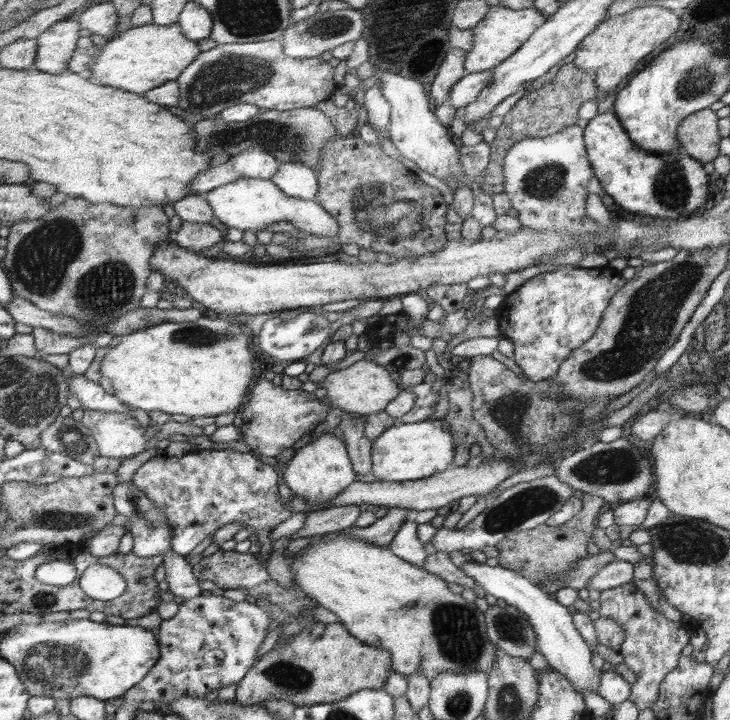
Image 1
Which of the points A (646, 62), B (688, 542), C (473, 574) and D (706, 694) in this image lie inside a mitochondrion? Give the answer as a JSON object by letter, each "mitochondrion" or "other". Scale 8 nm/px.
{"A":"other","B":"mitochondrion","C":"other","D":"other"}

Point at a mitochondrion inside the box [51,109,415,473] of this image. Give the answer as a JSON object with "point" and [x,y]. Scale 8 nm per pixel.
{"point":[106,288]}

